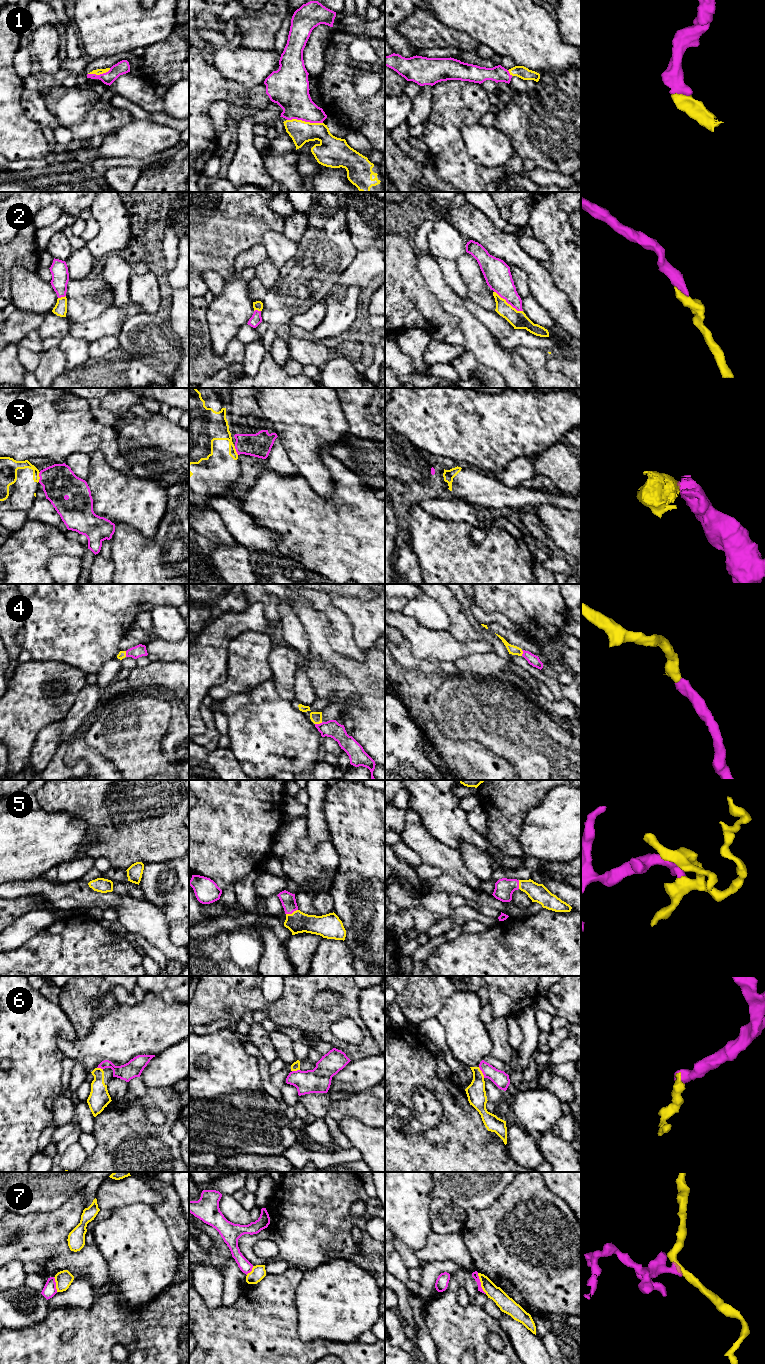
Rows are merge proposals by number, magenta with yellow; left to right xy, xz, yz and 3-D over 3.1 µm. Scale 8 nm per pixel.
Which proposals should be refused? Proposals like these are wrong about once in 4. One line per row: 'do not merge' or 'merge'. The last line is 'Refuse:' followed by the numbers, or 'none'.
1: merge
2: merge
3: do not merge
4: merge
5: merge
6: do not merge
7: do not merge
Refuse: 3, 6, 7

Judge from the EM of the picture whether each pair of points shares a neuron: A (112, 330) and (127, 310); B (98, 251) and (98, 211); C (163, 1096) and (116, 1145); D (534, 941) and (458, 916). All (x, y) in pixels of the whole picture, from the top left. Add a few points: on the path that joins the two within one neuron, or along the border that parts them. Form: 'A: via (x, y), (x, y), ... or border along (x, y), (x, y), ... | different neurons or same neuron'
A: via (112, 325), (122, 315) | same neuron
B: via (104, 241), (104, 221) | same neuron
C: via (149, 1101), (136, 1114), (125, 1131) | same neuron
D: border along (500, 921), (487, 927) | different neurons

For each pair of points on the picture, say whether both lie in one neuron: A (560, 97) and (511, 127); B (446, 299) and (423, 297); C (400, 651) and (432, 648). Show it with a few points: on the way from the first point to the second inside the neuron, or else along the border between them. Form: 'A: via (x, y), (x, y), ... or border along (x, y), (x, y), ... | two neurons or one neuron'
A: via (555, 111), (539, 127), (525, 127) | one neuron
B: border along (424, 279), (442, 307), (454, 315) | two neurons
C: border along (405, 639), (416, 657), (432, 661) | two neurons

